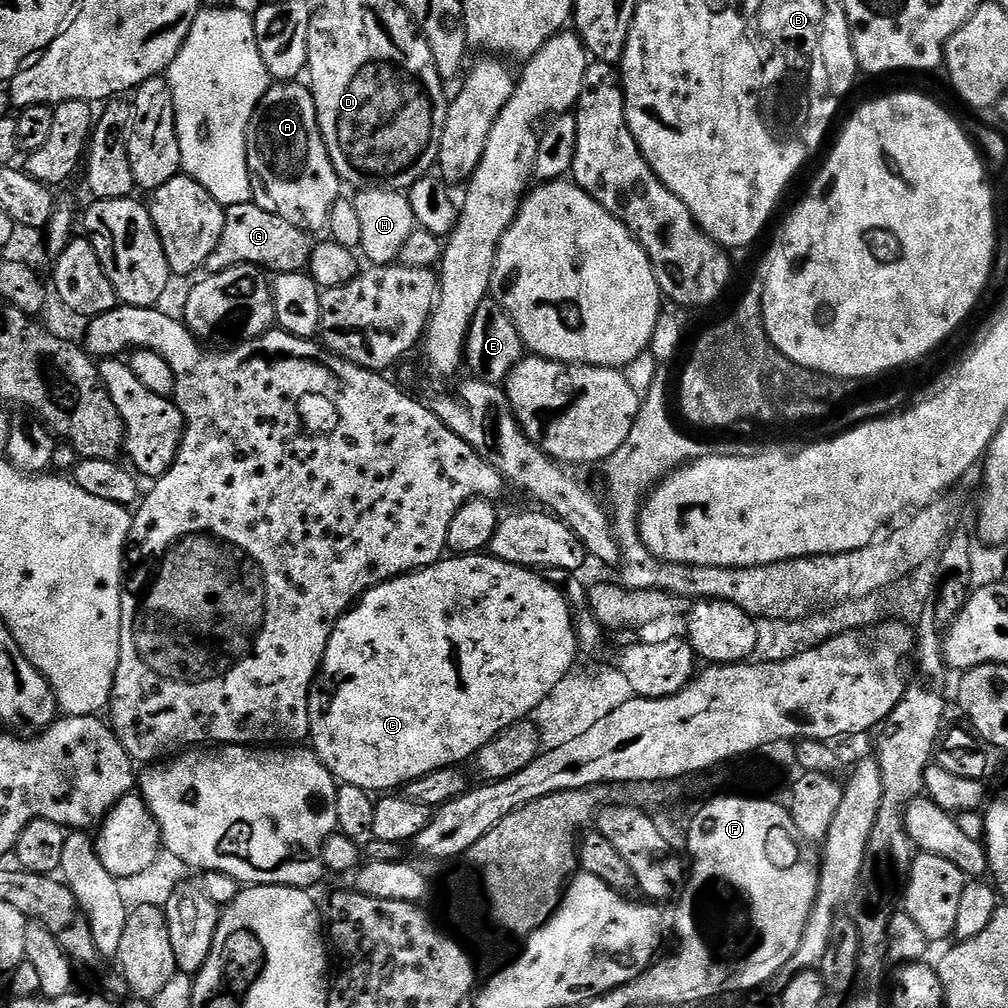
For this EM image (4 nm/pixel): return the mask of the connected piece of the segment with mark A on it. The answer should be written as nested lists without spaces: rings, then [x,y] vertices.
[[[276,82],[269,87],[250,118],[246,154],[254,203],[316,234],[319,228],[321,231],[328,227],[330,210],[342,196],[342,181],[334,170],[334,162],[330,162],[326,142],[320,133],[314,98],[301,84]]]

